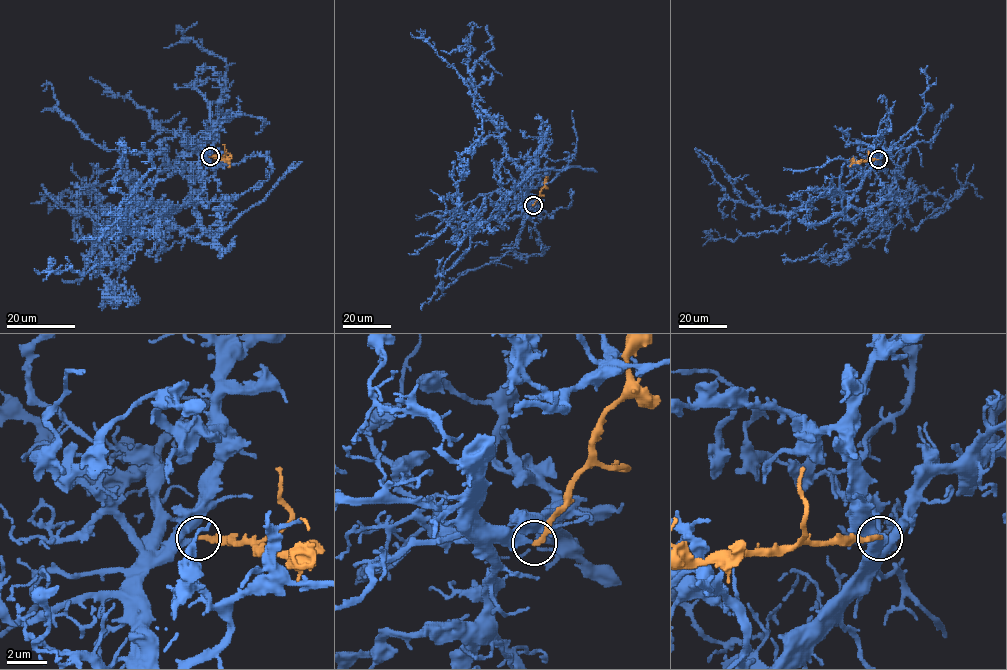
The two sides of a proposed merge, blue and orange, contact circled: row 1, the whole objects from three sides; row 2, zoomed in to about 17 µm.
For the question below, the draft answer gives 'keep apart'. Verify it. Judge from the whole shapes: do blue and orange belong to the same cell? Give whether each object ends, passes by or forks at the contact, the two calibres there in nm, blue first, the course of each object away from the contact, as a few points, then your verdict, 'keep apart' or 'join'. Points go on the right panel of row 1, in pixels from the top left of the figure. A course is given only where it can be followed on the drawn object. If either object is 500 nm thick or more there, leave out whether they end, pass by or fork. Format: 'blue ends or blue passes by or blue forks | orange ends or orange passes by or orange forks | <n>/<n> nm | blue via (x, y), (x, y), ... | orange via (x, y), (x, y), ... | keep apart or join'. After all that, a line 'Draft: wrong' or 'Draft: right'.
blue ends | orange ends | 360/240 nm | blue via (877, 159), (849, 203), (866, 209), (896, 194), (880, 222), (822, 259), (819, 254), (791, 260), (781, 255) | orange via (877, 159), (853, 162), (849, 167) | keep apart
Draft: right

